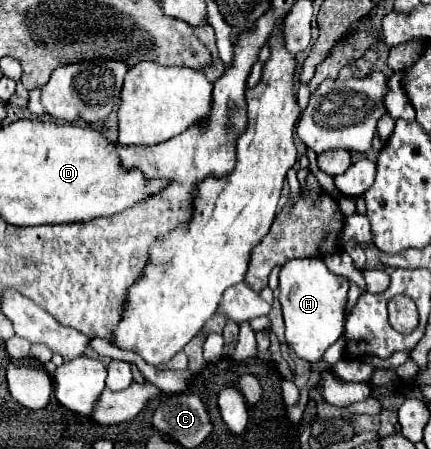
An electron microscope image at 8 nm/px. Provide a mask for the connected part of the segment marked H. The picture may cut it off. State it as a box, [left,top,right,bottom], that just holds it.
[279,257,347,363]

